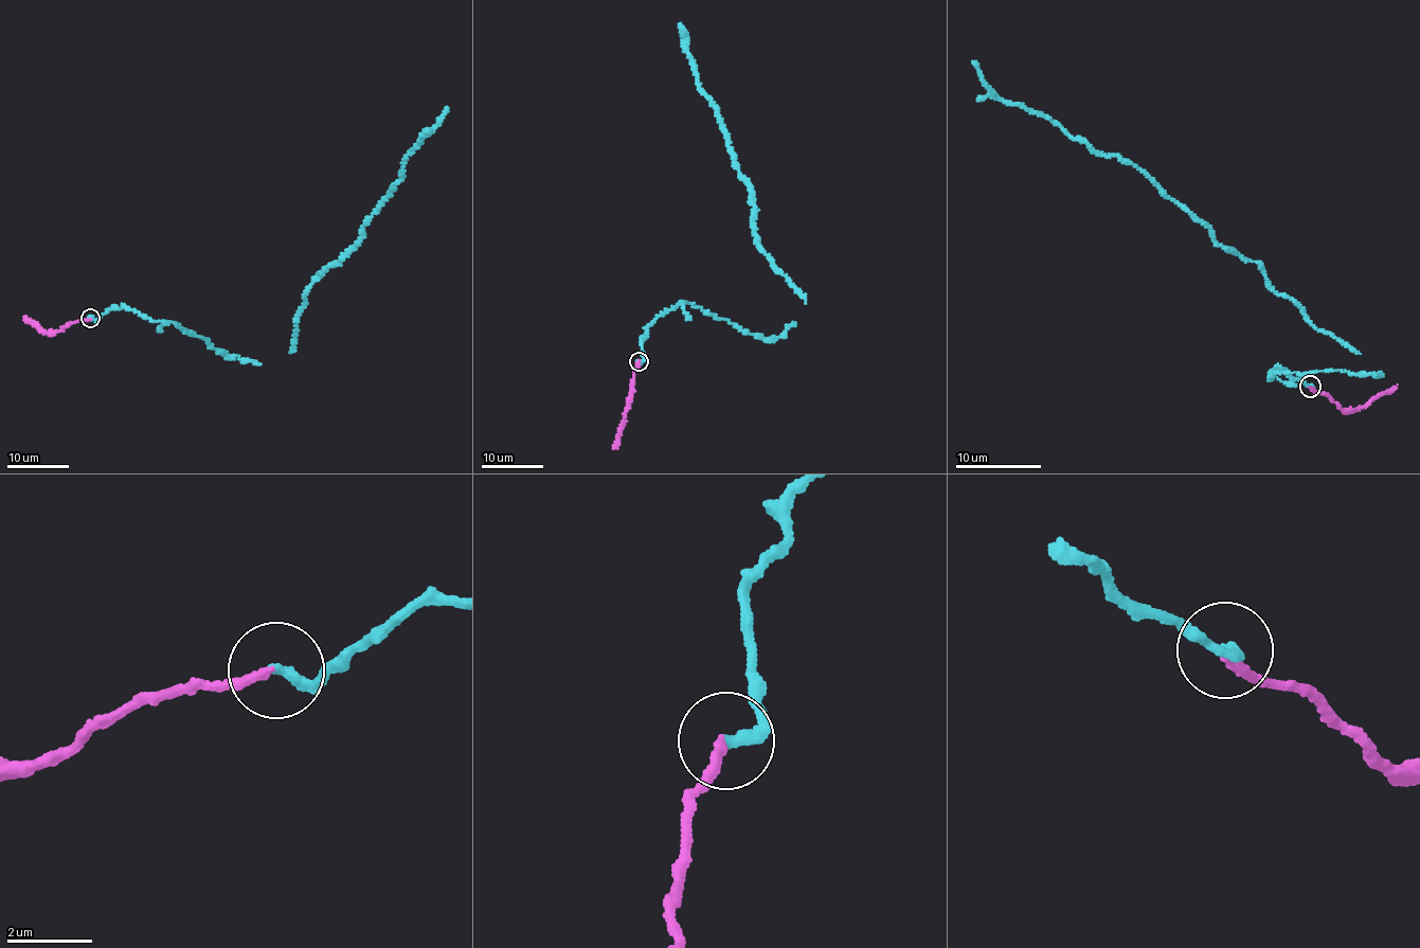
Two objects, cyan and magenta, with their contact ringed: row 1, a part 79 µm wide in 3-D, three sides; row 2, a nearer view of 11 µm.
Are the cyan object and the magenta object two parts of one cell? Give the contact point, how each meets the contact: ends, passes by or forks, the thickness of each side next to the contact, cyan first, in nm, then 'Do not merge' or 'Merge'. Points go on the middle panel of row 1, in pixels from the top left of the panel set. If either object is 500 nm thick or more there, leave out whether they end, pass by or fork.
Place: (639, 361). At the ring cyan ends. At the ring magenta ends. Thickness 260 nm (cyan) against 240 nm. Do not merge

